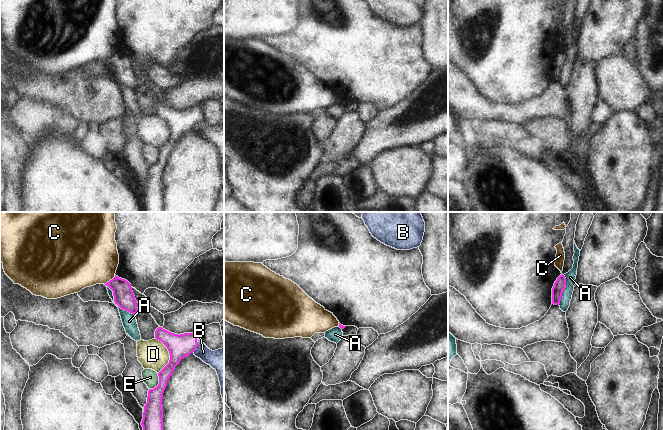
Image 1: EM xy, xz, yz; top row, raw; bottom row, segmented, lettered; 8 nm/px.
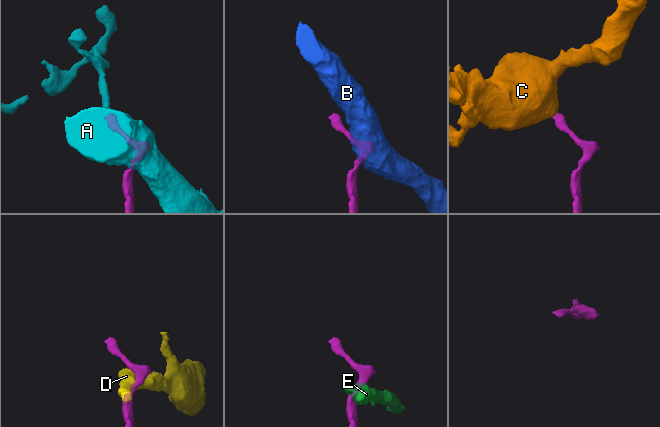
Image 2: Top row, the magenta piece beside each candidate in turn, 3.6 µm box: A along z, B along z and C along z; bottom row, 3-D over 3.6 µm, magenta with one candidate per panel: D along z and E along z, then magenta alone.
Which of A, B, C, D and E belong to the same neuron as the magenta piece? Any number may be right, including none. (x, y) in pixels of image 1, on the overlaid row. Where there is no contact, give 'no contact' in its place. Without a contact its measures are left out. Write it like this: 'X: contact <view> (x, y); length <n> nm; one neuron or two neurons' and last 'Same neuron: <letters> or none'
A: contact xy (116, 303); length 340 nm; two neurons
B: contact xy (197, 346); length 120 nm; two neurons
C: contact xy (110, 280); length 120 nm; two neurons
D: contact xy (170, 355); length 280 nm; two neurons
E: contact xy (159, 383); length 150 nm; two neurons
Same neuron: none

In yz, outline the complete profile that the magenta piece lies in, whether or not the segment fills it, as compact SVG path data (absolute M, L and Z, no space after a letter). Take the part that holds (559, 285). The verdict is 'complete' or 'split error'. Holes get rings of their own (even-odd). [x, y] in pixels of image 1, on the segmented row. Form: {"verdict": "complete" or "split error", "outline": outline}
{"verdict": "complete", "outline": "M562 274L560 275L554 283L552 288L552 304L559 305L562 297L562 293L566 286L566 278Z"}

